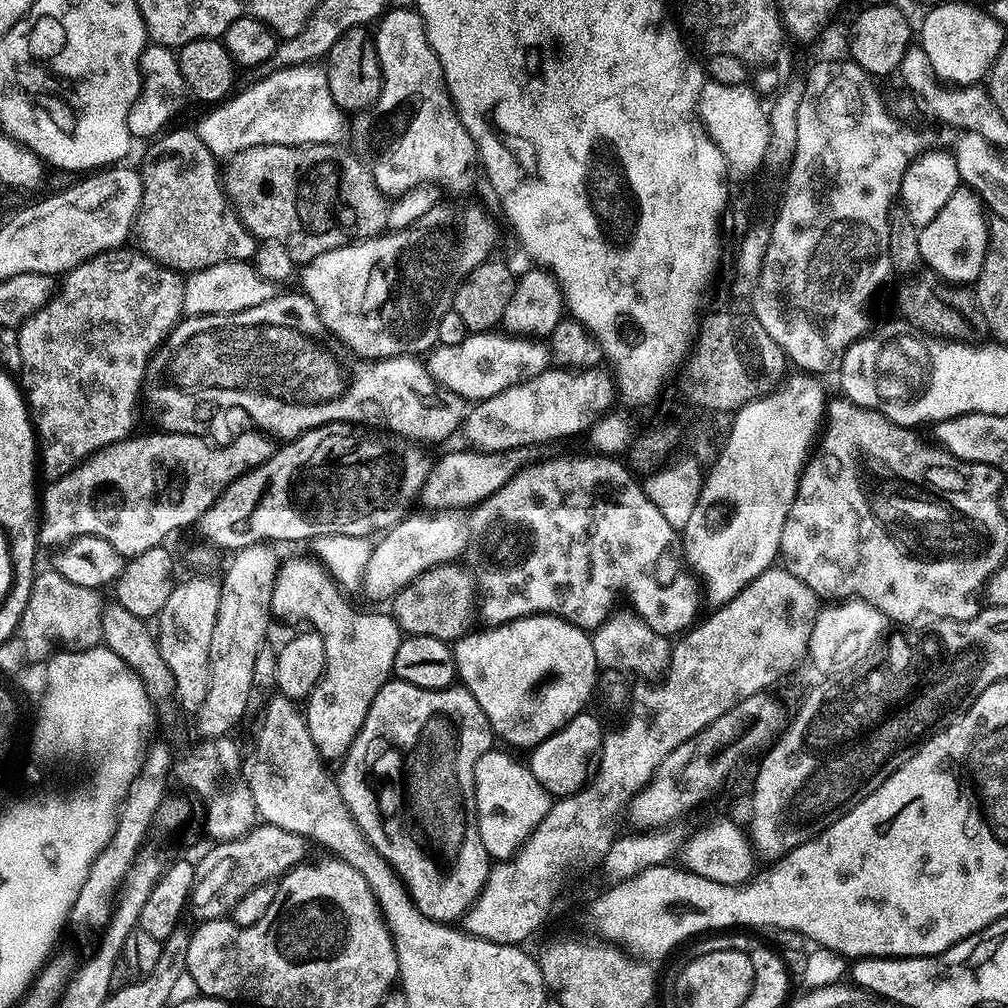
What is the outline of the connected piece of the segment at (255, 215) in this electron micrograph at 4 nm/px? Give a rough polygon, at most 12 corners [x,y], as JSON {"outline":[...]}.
{"outline":[[250,146],[224,193],[307,262],[371,241],[389,201],[355,151]]}

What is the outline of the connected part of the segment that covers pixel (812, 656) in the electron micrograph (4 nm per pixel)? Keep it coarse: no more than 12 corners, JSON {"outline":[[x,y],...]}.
{"outline":[[848,598],[817,611],[808,660],[824,676],[849,675],[888,627]]}

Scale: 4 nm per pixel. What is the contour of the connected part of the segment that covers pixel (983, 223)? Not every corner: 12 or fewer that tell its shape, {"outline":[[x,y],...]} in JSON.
{"outline":[[957,190],[919,229],[927,271],[953,286],[982,274],[988,220]]}

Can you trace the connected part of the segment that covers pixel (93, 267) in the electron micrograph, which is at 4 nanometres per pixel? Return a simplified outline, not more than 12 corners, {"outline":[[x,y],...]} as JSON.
{"outline":[[132,246],[18,328],[38,464],[137,431],[184,276]]}

